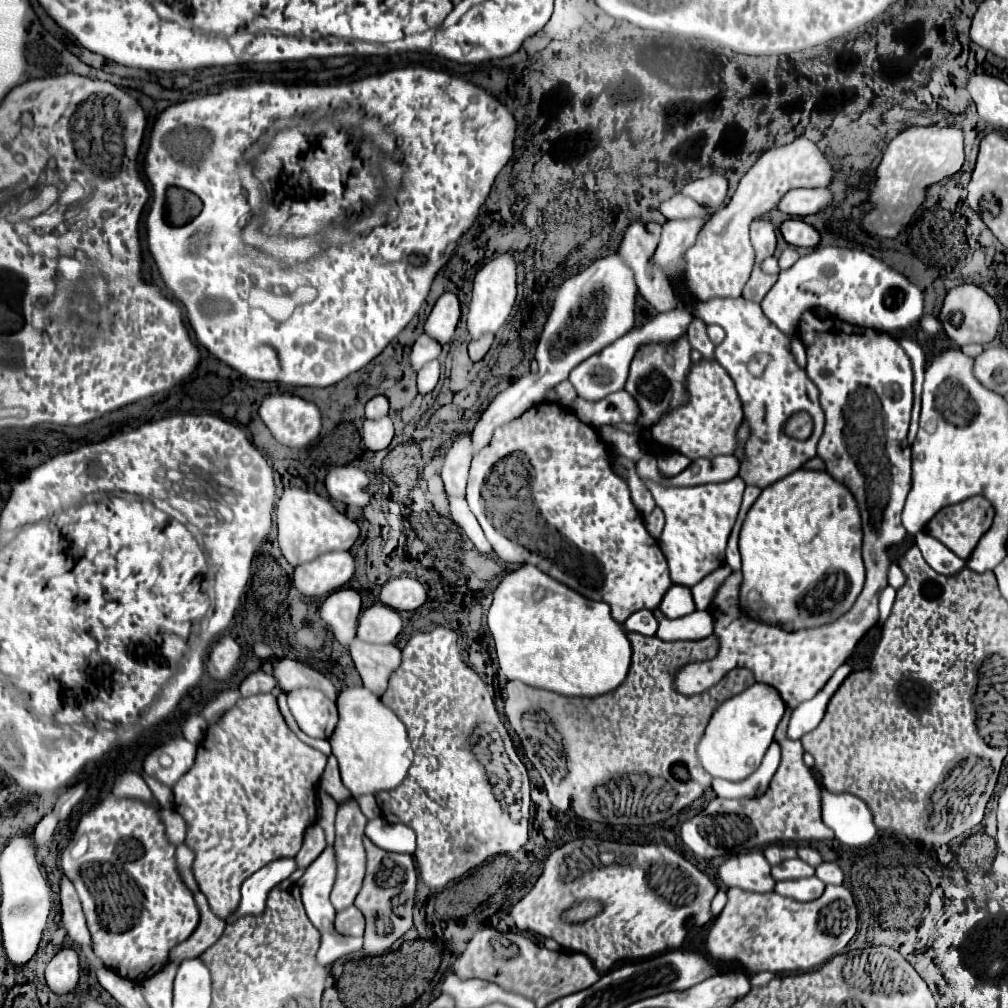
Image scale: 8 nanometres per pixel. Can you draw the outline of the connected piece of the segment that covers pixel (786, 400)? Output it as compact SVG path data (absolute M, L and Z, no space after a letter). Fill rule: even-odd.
M711 298L707 302L693 304L693 314L705 324L719 324L727 334L715 348L715 358L735 382L737 394L743 402L745 420L751 428L745 444L747 458L741 460L739 476L747 484L751 476L755 486L765 488L795 472L817 454L817 442L825 424L817 388L807 378L805 370L797 368L789 352L789 338L773 322L769 322L759 304L745 298ZM797 412L807 412L813 418L813 434L807 440L795 440L783 430L785 422Z

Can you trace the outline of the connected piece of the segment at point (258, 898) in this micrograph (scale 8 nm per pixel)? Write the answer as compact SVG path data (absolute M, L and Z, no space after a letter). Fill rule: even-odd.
M295 856L289 858L277 858L269 864L265 864L261 870L251 874L243 886L241 886L241 902L237 910L229 916L227 922L235 922L243 916L261 916L265 912L267 896L273 886L287 880L297 870Z

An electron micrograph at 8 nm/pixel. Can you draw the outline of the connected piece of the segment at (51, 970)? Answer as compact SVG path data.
M61 948L45 970L45 980L55 996L73 992L79 984L79 954L75 948Z

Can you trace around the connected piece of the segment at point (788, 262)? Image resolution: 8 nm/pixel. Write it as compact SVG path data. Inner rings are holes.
M787 246L787 248L783 250L783 254L779 256L779 268L789 268L789 266L793 266L793 264L797 262L797 258L799 258L797 250L795 250L793 246Z

